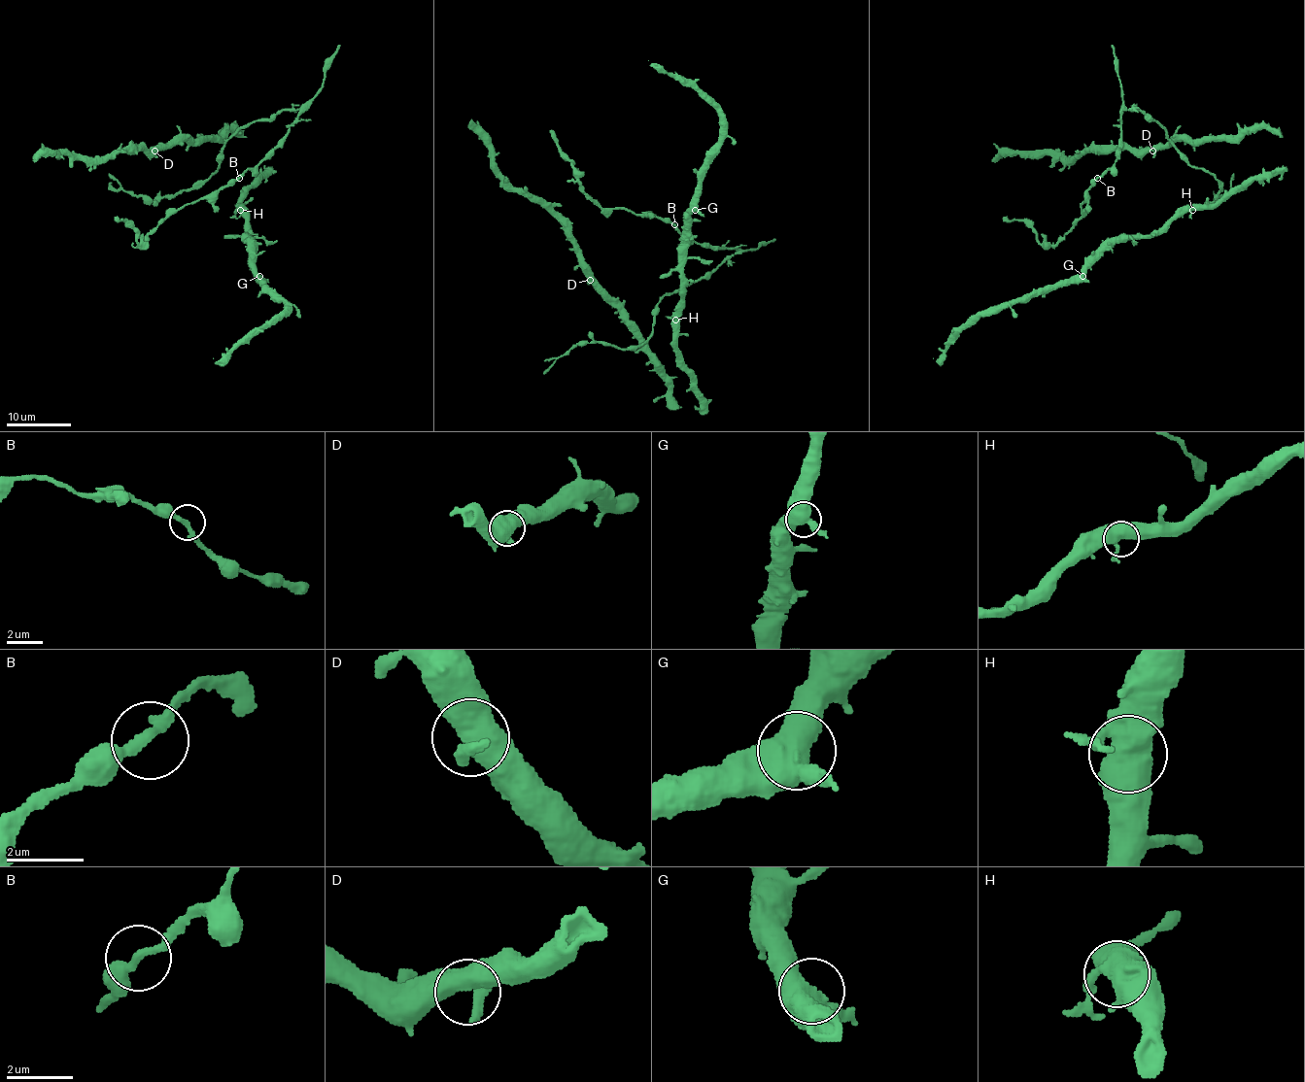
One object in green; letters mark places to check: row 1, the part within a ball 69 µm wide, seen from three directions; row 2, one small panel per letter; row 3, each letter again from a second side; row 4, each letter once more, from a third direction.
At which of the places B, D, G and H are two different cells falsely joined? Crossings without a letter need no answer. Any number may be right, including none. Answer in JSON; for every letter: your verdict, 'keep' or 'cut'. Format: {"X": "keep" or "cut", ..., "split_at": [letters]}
{"B": "keep", "D": "keep", "G": "keep", "H": "keep", "split_at": []}

